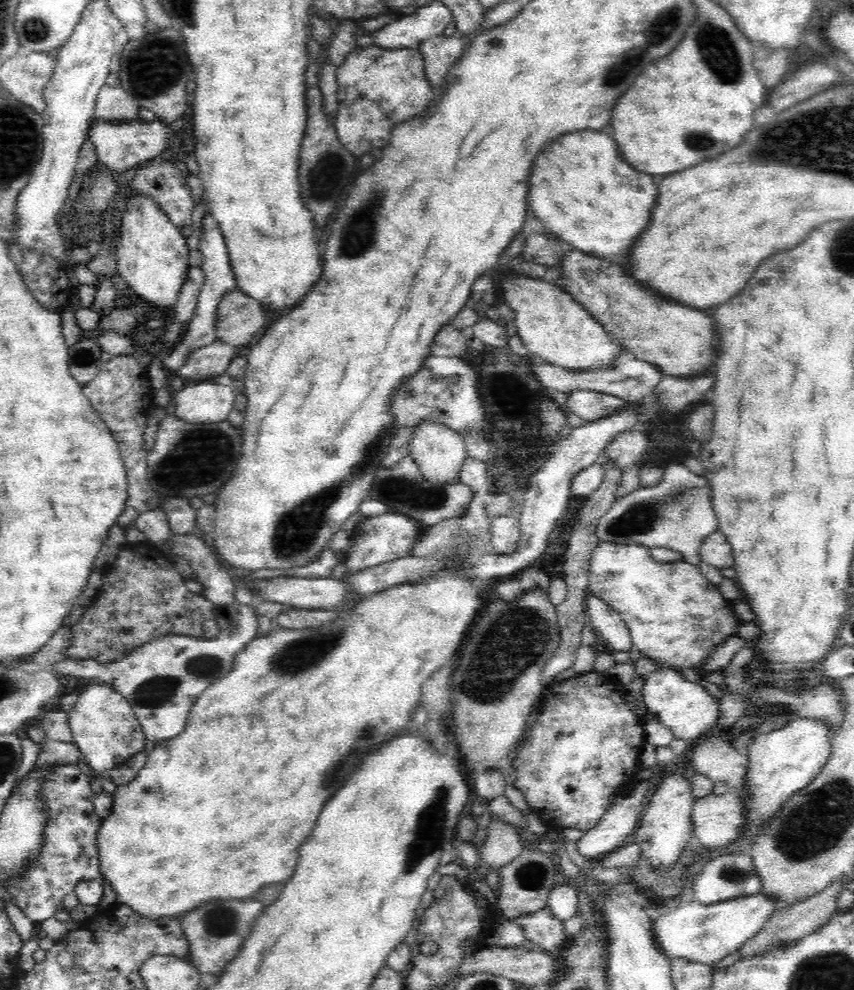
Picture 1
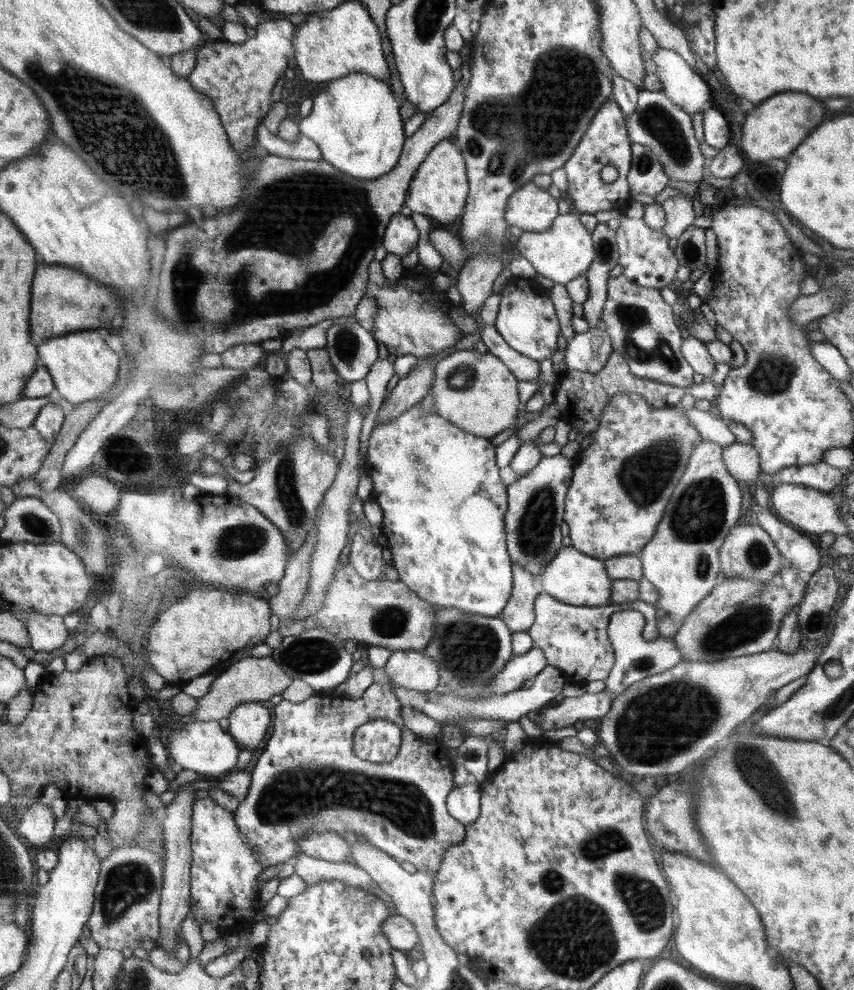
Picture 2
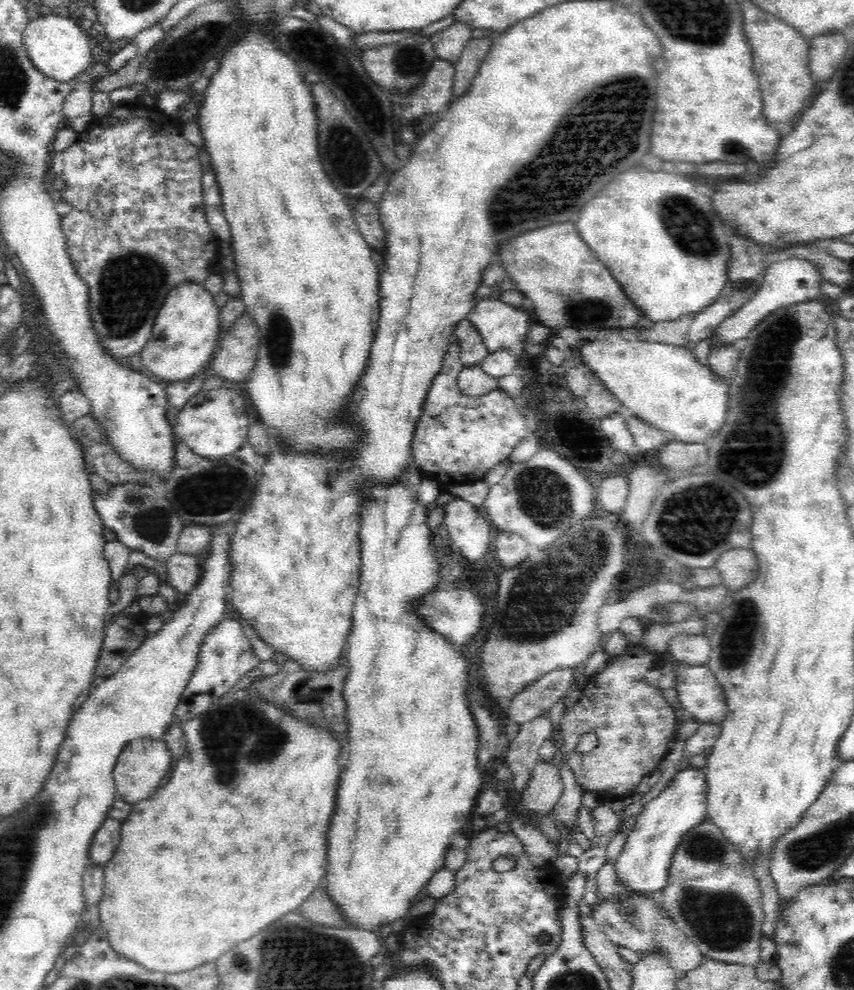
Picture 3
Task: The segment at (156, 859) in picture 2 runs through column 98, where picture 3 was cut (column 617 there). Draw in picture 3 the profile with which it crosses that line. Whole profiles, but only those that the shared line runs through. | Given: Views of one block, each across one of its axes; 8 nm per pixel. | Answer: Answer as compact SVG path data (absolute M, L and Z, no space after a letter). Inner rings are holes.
M614 862L604 863L595 879L598 901L595 903L592 917L599 929L617 947L623 946L641 955L657 948L667 956L674 971L686 974L698 969L705 959L702 951L676 927L674 919L662 909L657 896L632 893L628 886L618 881Z

